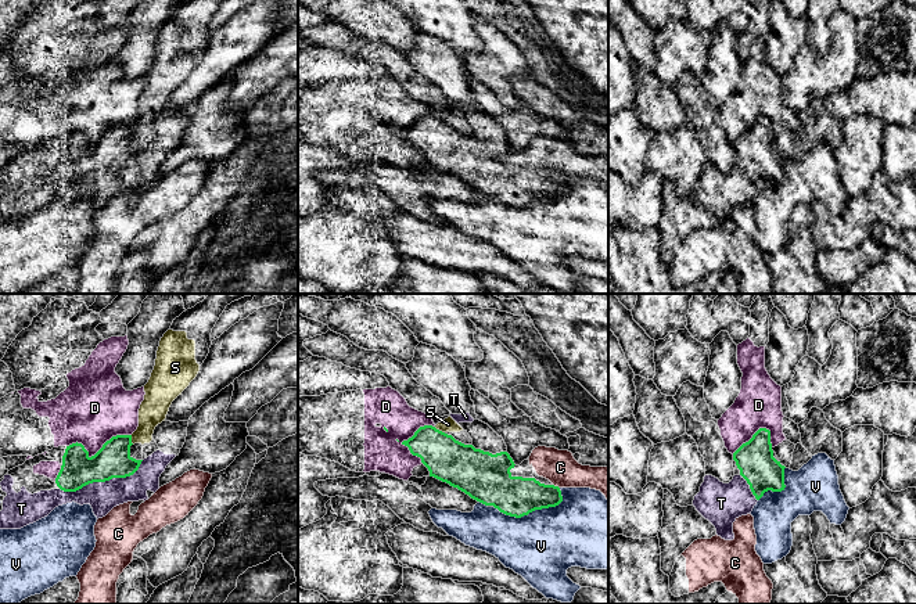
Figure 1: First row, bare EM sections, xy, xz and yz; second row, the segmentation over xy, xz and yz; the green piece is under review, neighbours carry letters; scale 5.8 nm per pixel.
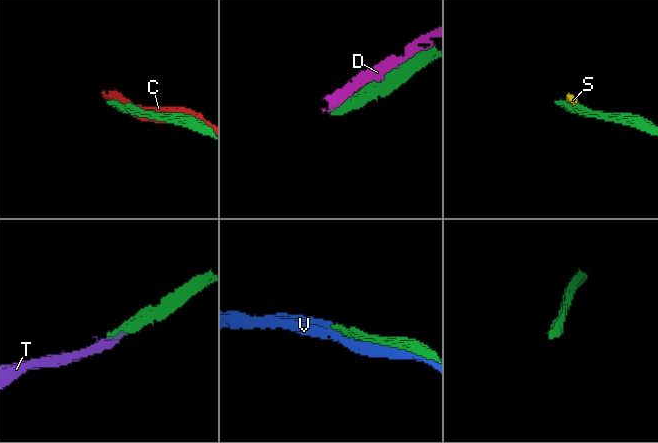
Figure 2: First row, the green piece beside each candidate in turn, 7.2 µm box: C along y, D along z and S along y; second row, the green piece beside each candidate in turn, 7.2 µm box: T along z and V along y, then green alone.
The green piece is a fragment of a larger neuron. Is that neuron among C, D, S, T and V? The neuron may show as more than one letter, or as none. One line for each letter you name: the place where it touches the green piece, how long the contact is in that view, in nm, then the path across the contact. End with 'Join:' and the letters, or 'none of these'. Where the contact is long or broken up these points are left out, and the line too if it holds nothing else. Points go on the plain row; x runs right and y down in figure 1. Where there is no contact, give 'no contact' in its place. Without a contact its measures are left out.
T: meets green in xy at (103, 171); contact 500 nm long
Join: T

